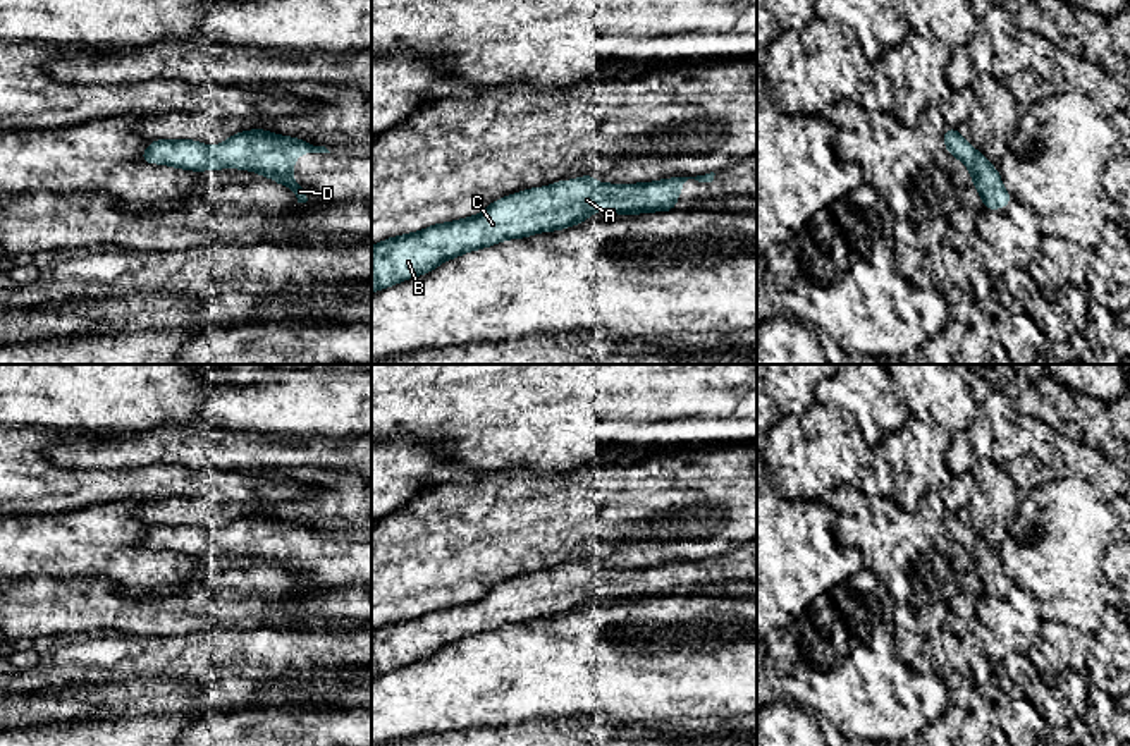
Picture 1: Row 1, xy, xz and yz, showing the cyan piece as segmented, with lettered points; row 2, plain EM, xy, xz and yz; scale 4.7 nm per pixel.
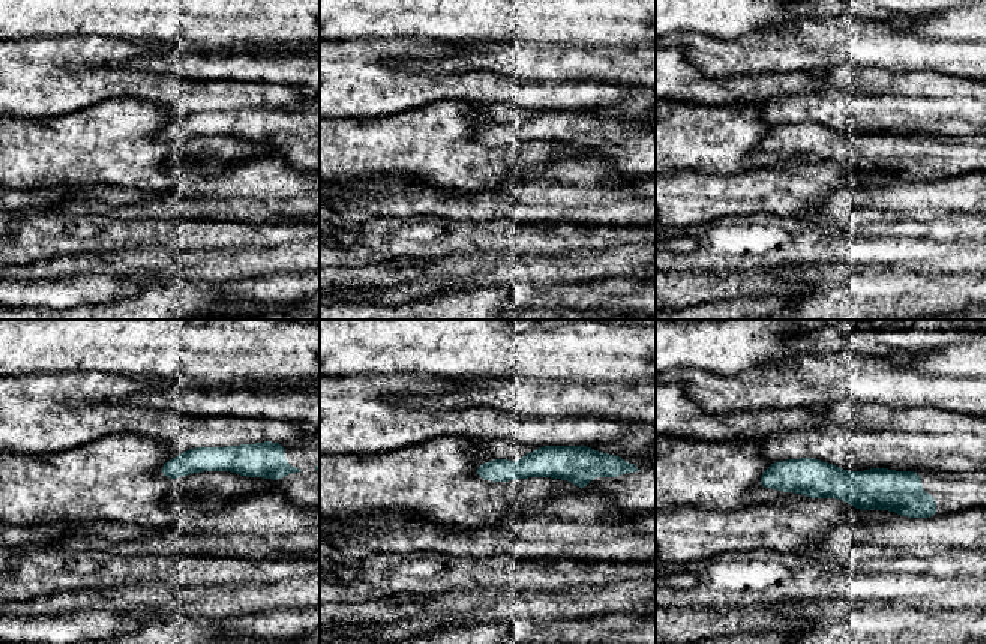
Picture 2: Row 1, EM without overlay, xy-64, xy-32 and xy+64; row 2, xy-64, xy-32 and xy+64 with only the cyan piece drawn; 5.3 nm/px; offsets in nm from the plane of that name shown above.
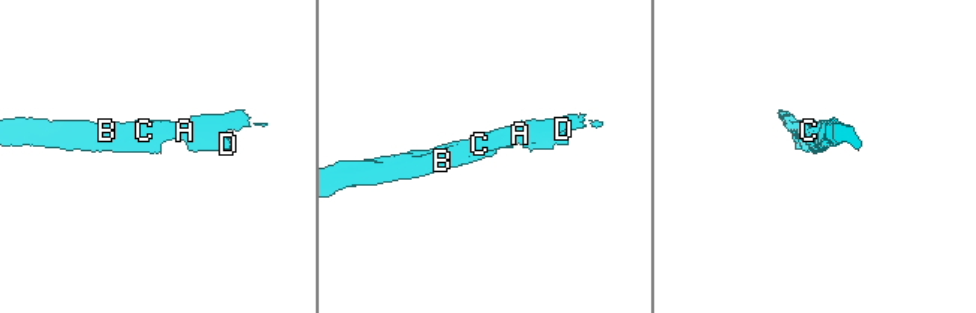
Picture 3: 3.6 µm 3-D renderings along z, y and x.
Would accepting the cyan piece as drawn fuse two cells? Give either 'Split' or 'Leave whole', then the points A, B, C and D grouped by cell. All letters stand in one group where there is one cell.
Leave whole. Groups: A B C D

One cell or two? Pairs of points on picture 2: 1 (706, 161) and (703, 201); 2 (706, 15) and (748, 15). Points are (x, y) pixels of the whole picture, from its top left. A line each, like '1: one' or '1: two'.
1: two
2: one

